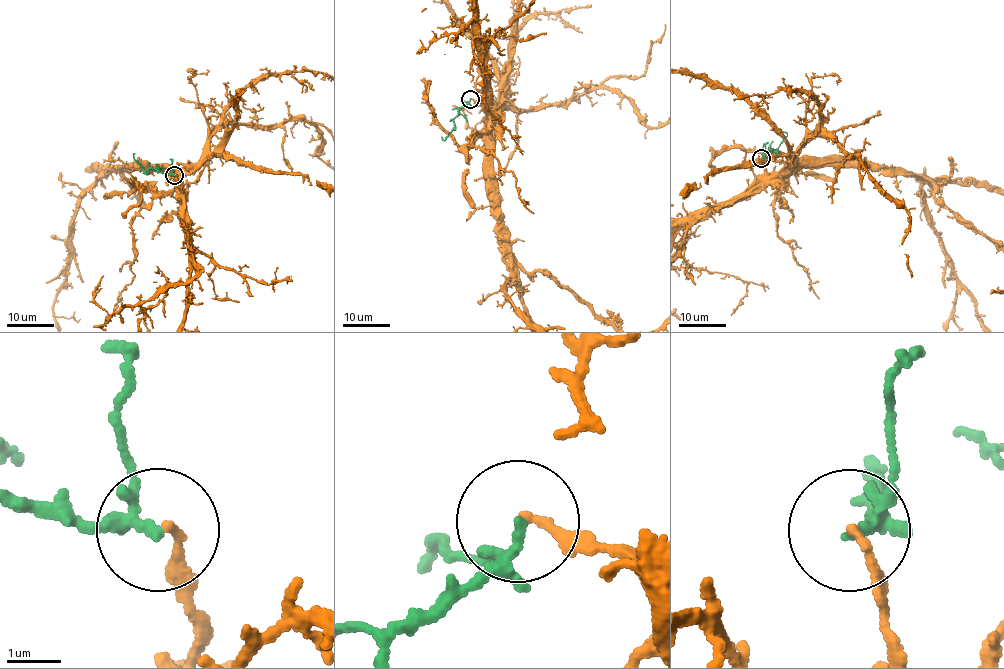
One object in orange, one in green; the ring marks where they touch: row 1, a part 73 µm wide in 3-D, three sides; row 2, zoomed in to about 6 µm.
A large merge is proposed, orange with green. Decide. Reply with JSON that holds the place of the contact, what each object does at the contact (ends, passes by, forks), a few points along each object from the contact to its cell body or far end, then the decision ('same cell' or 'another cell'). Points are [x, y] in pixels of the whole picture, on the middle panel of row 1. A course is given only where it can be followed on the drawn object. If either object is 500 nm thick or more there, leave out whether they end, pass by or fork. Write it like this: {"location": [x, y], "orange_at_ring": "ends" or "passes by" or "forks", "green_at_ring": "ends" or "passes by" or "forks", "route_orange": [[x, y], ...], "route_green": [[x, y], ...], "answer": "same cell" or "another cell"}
{"location": [470, 99], "orange_at_ring": "ends", "green_at_ring": "forks", "route_green": [[470, 99], [459, 110], [453, 120], [454, 126], [444, 141], [441, 137]], "answer": "another cell"}

